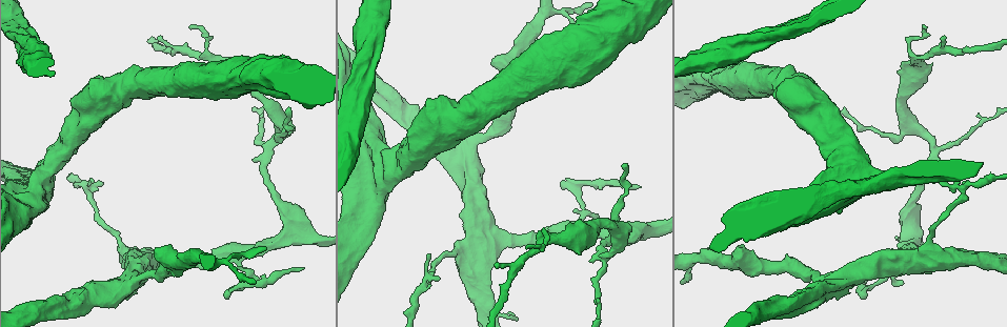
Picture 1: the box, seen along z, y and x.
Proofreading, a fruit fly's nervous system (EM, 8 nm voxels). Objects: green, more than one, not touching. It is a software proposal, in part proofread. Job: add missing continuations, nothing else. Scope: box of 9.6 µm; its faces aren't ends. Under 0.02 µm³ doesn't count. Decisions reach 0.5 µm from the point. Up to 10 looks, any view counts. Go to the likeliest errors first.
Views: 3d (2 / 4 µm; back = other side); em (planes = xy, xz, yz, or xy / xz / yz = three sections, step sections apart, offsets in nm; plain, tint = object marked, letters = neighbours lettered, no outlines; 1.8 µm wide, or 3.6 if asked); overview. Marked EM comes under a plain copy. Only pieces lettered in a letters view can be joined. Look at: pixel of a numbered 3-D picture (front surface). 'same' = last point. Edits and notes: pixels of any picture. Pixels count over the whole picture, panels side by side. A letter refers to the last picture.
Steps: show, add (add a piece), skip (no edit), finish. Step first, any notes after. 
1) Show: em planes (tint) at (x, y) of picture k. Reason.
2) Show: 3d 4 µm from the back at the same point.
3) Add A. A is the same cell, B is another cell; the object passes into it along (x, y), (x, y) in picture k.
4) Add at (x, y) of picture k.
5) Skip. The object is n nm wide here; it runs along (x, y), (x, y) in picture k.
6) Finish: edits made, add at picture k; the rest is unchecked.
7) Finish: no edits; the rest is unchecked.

Show: em 3.6 µm planes (letters) at (864, 288) of picture 1. Sharp bend.

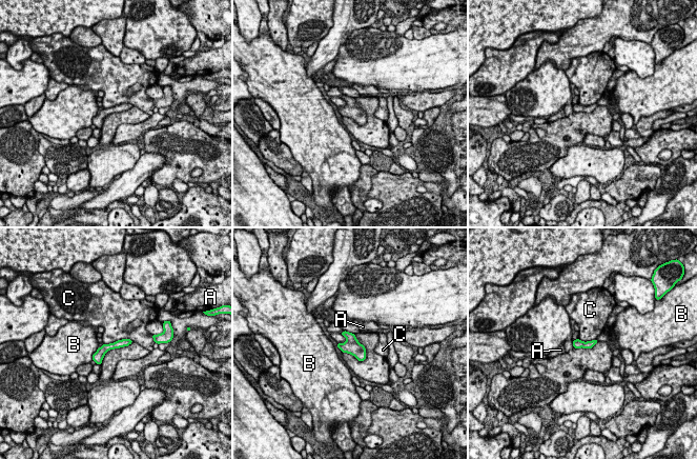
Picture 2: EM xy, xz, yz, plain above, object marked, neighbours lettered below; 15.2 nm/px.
Skip. A, B and C are other cells; a border runs along (132, 340), (118, 339), (103, 344) in picture 2; no lettered piece goes on from it.

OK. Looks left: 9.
Show: em planes (tint) at (641, 186) of picture 1. An open end.

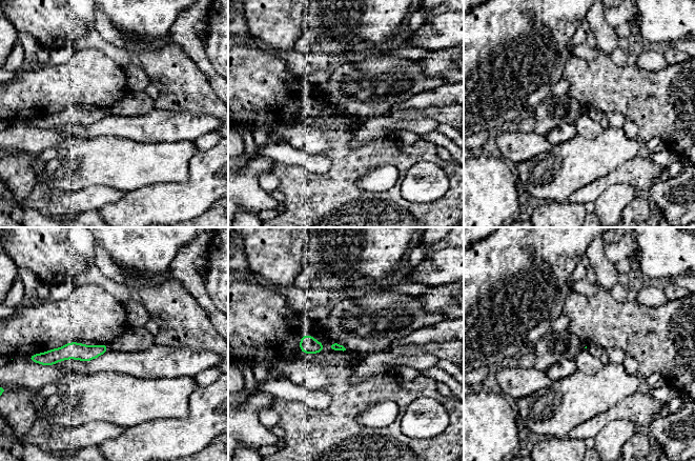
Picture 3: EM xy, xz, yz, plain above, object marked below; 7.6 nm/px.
Show: em planes (letters) at the same point.

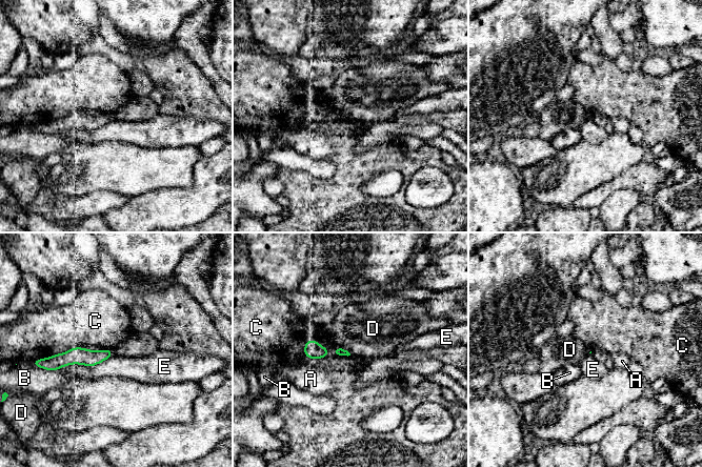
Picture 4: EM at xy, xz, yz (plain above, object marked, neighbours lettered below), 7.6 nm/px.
Skip. A, B, C, D and E are other cells; a border runs along (342, 347), (350, 354) in picture 4; none of them fits.

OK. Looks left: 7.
Show: em 3.6 µm planes (letters) at (549, 242) of picture 1. Abrupt turn.

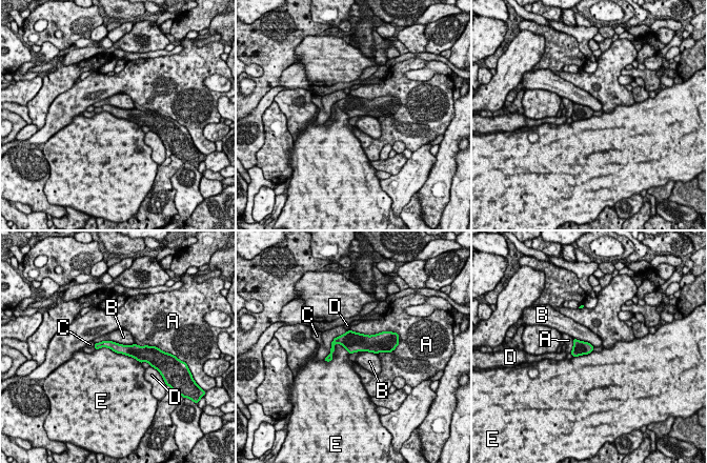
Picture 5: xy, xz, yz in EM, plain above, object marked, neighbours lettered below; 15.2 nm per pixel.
Skip. The object is 160 nm wide here; A, B, C, D and E are other cells; it runs along (97, 345), (148, 349) in picture 5; none of them fits.

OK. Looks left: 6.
Show: em 3.6 µm xy step 16 (letters) at (821, 277) of picture 1.

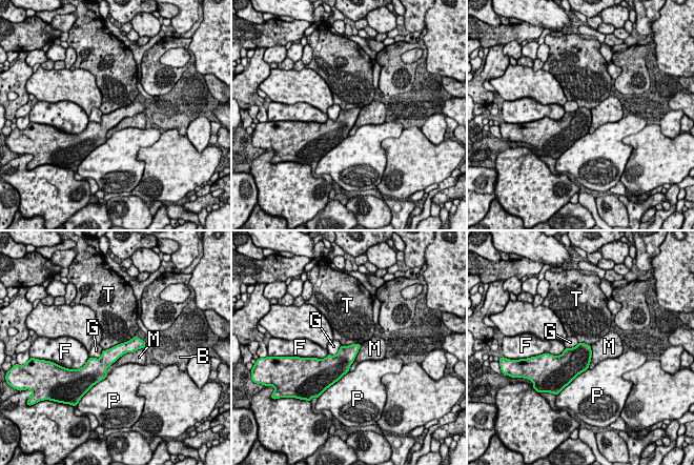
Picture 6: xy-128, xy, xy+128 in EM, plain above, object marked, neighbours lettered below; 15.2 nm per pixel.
Skip. The object is 200 nm wide here; the longest contact is with M, 700 nm; B, F, G, M, P and T are other cells; no lettered piece goes on from it.

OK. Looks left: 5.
Finish: no edits; the rest is unchecked.

